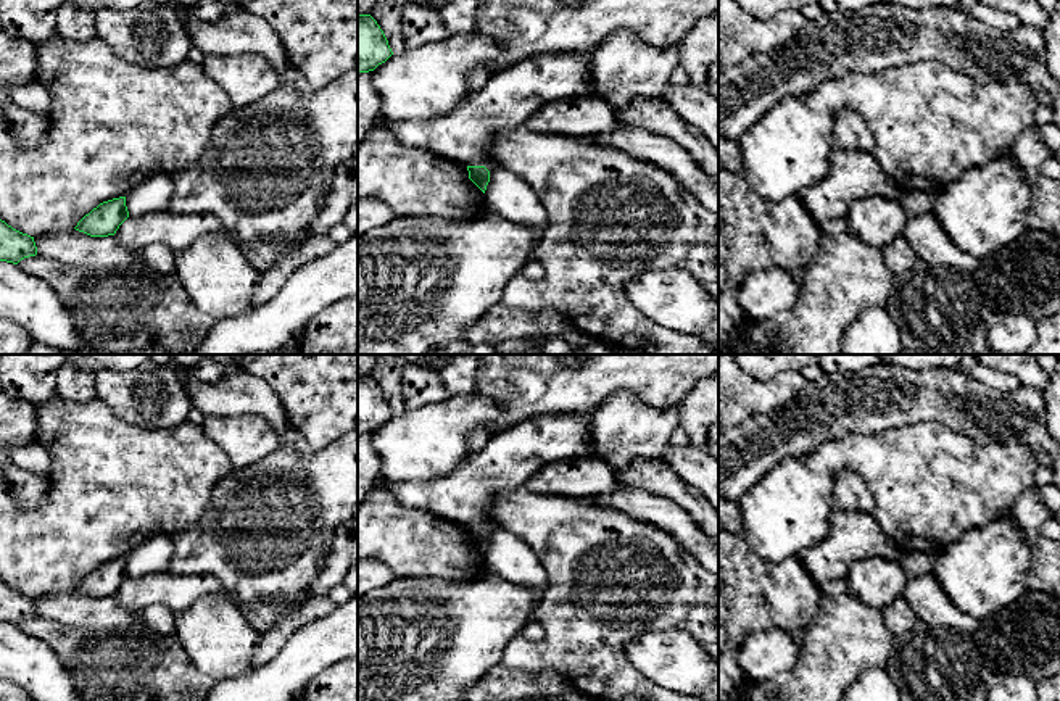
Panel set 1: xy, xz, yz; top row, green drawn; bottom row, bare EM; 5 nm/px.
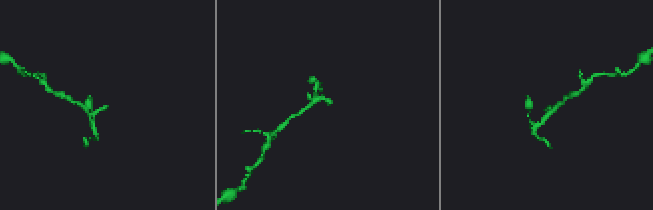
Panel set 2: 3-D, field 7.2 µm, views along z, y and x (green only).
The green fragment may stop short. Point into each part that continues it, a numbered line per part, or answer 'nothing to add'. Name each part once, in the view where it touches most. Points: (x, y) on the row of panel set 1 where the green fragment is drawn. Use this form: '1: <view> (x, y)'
nothing to add

